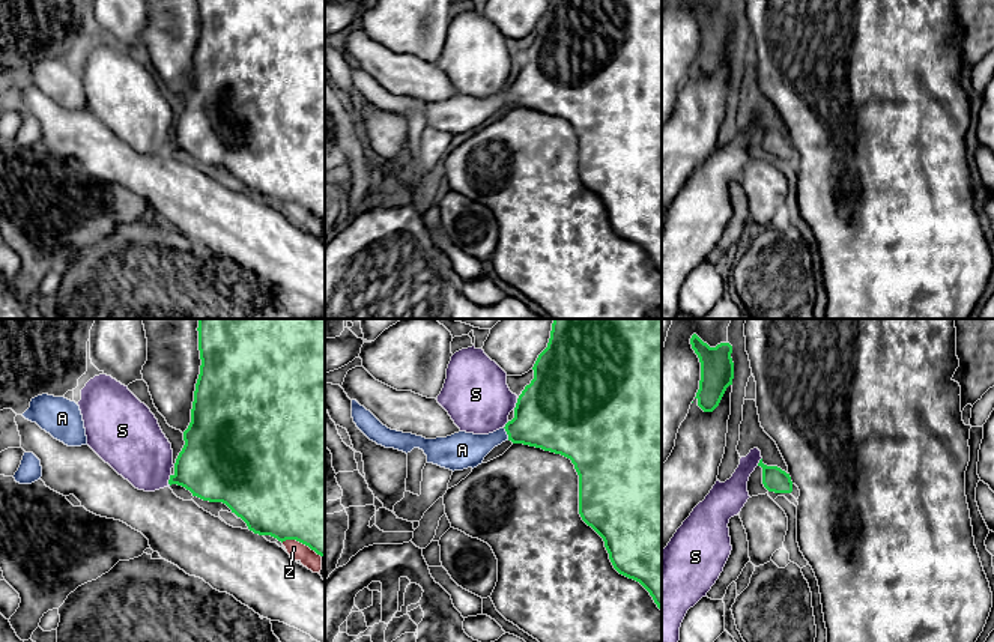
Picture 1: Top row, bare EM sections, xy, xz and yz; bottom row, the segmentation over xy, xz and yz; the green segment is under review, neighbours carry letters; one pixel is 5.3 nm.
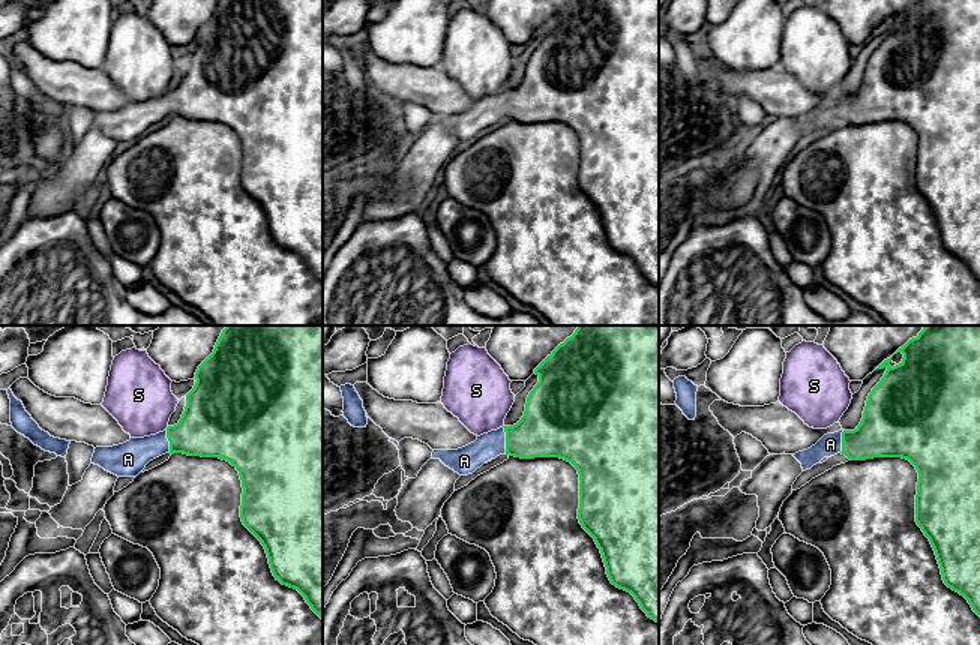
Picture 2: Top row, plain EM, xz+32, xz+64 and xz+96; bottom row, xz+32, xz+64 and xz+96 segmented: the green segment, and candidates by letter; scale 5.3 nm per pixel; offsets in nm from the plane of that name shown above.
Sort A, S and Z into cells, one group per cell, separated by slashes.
A / S / Z

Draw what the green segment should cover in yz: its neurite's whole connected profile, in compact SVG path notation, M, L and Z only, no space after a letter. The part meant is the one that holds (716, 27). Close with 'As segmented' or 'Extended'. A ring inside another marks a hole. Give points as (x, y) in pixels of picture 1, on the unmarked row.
M692 0L690 8L701 26L701 44L695 62L704 75L713 75L719 69L726 51L732 48L732 9L720 6L716 11L710 11L699 0Z. As segmented

